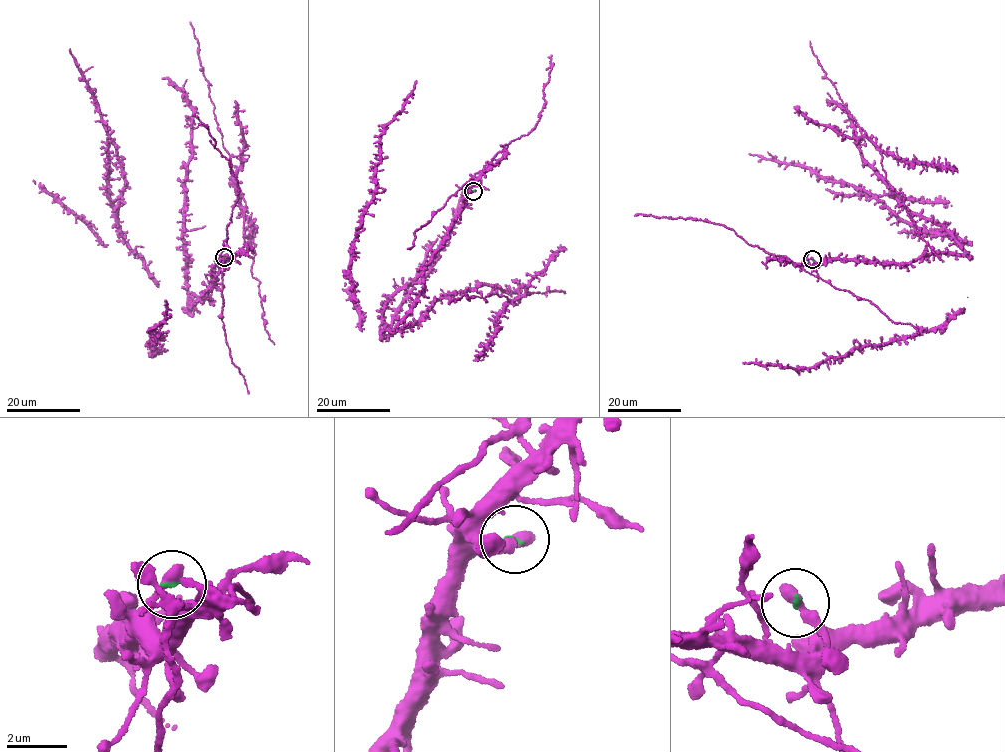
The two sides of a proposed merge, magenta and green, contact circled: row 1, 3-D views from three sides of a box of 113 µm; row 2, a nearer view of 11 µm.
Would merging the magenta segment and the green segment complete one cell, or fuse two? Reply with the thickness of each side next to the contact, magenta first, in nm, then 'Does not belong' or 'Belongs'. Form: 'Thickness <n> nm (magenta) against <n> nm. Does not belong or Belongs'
Thickness 380 nm (magenta) against 90 nm. Belongs

